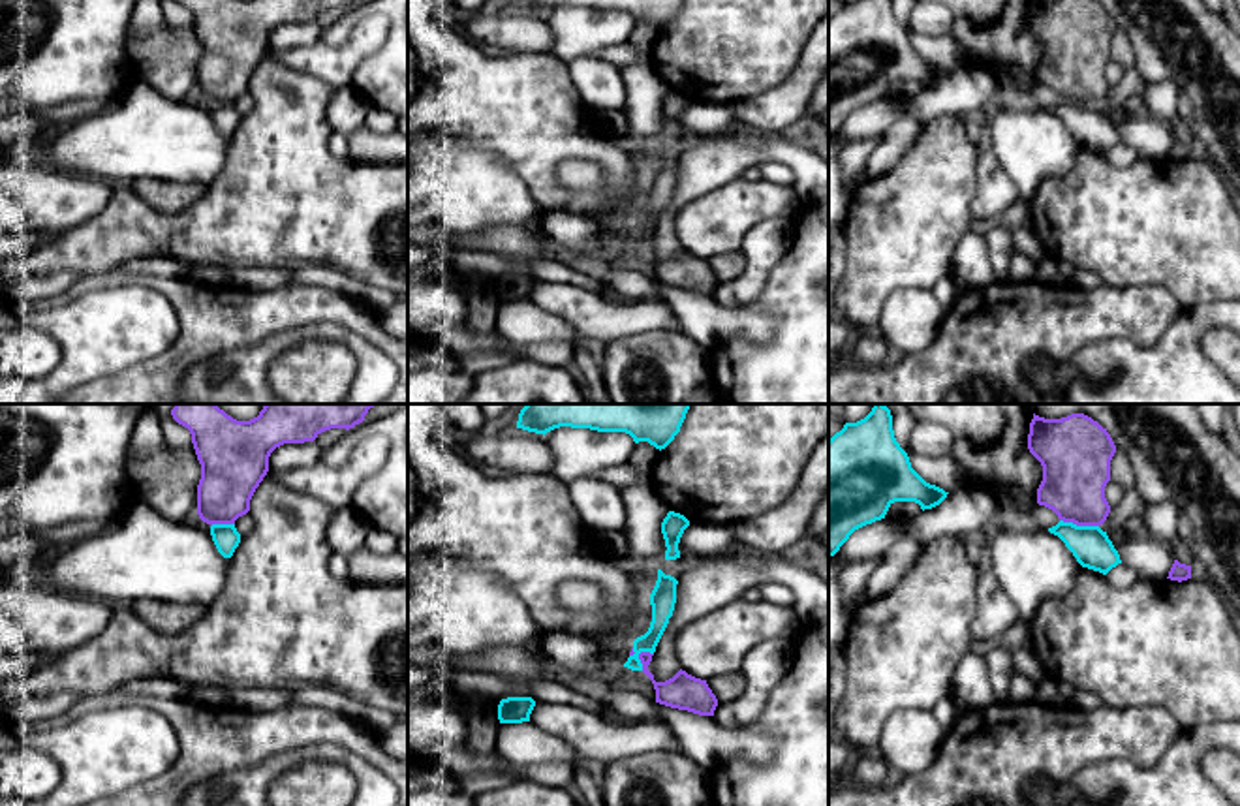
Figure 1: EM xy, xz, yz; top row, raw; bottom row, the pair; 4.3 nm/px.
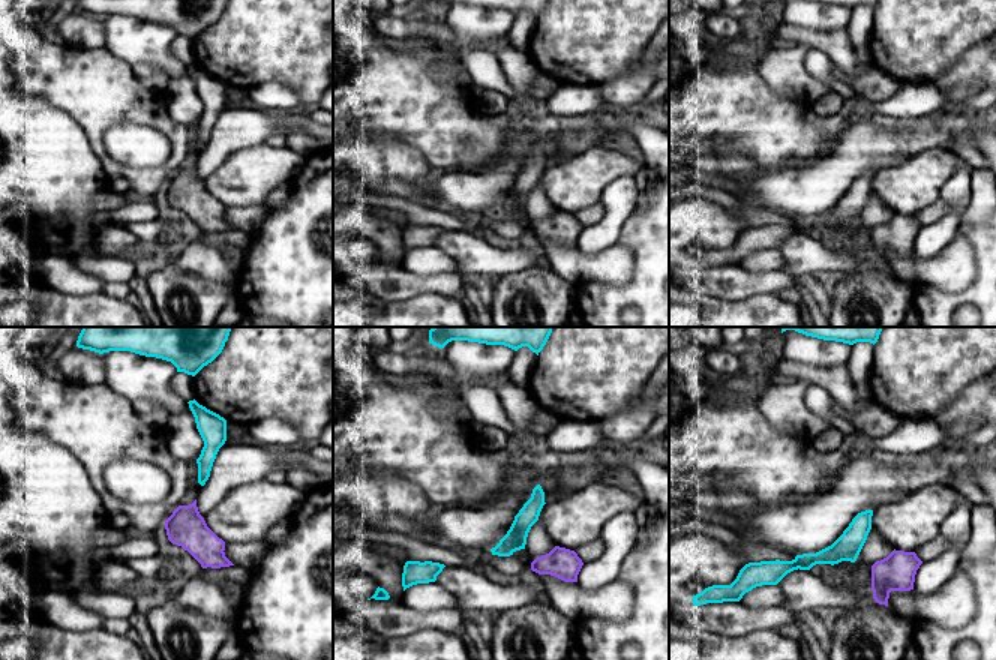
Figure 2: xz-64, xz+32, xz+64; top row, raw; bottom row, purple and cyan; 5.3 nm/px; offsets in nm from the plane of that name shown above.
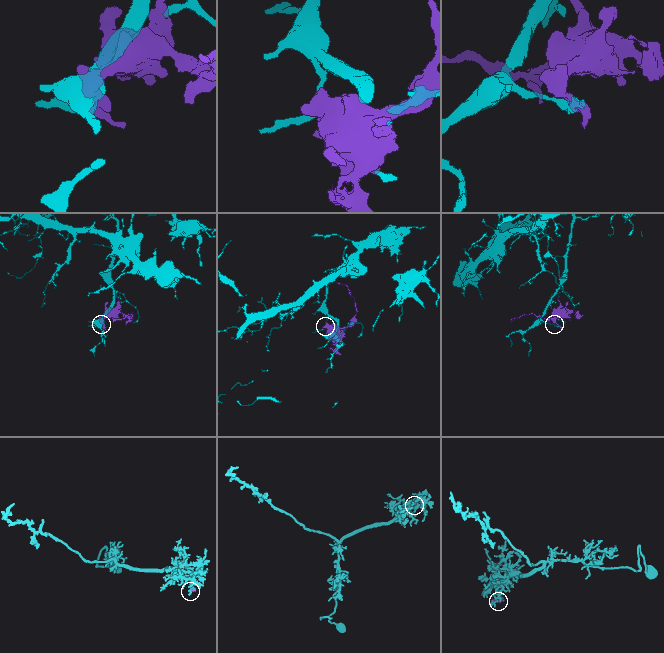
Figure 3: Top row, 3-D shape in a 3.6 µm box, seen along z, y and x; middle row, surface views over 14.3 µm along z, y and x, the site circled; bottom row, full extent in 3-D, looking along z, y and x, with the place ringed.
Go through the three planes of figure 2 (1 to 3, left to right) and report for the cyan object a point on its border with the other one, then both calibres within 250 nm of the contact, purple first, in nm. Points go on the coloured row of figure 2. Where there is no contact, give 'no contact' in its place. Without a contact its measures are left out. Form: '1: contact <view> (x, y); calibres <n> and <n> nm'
1: no contact
2: no contact
3: no contact

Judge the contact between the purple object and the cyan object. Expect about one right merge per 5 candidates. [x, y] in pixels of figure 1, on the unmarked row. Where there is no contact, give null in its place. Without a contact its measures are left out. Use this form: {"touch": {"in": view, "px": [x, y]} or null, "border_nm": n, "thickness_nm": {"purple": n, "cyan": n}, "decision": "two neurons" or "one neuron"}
{"touch": {"in": "xz", "px": [639, 237]}, "border_nm": 110, "thickness_nm": {"purple": 160, "cyan": 100}, "decision": "two neurons"}

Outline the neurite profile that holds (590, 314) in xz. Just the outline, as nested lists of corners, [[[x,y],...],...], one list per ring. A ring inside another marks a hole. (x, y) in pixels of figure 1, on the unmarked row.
[[[535,282],[530,301],[566,319],[577,338],[594,336],[611,342],[656,331],[682,333],[673,308],[654,295],[639,297],[631,304],[616,304],[573,284]]]

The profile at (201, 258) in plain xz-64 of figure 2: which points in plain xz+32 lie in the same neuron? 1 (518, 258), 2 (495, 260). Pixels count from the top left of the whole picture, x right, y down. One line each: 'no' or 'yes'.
1: yes
2: yes

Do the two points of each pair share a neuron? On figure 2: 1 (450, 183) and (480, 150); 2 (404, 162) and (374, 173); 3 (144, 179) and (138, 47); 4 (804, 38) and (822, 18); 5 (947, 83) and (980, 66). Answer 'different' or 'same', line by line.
1: different
2: same
3: different
4: different
5: same

